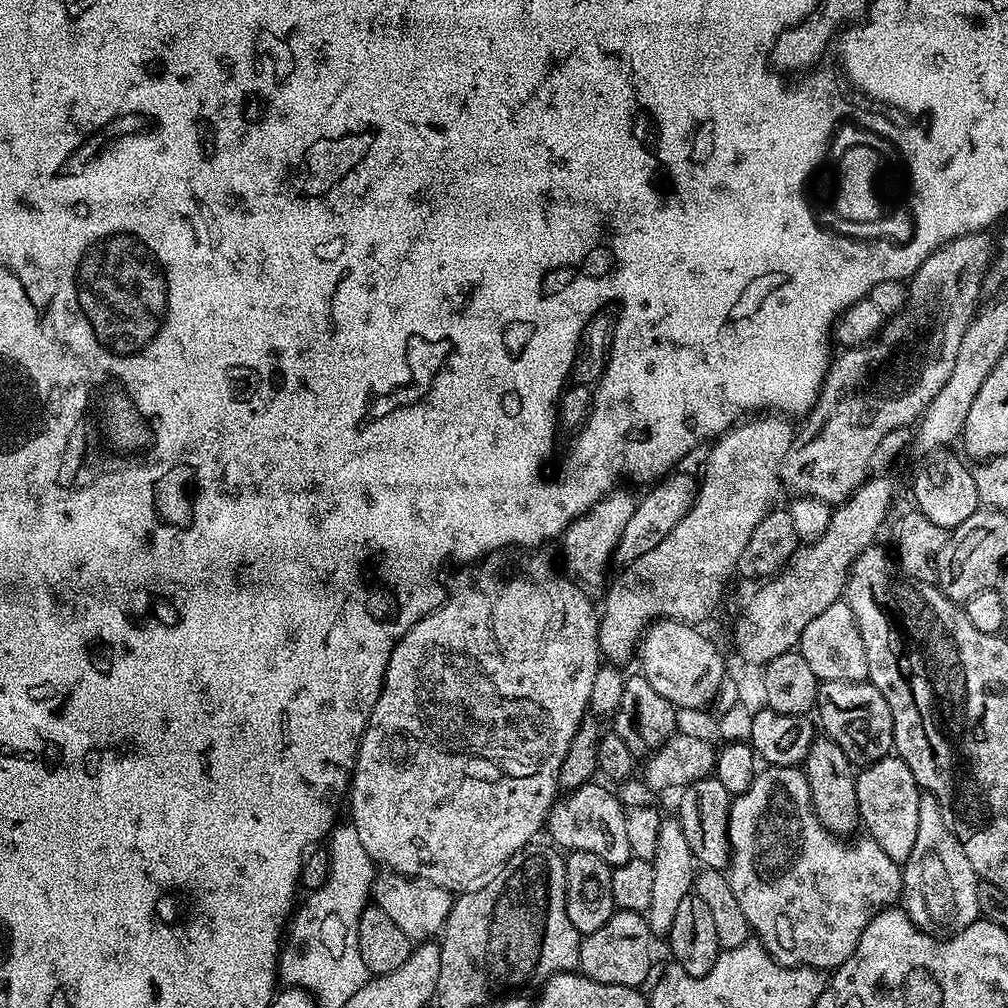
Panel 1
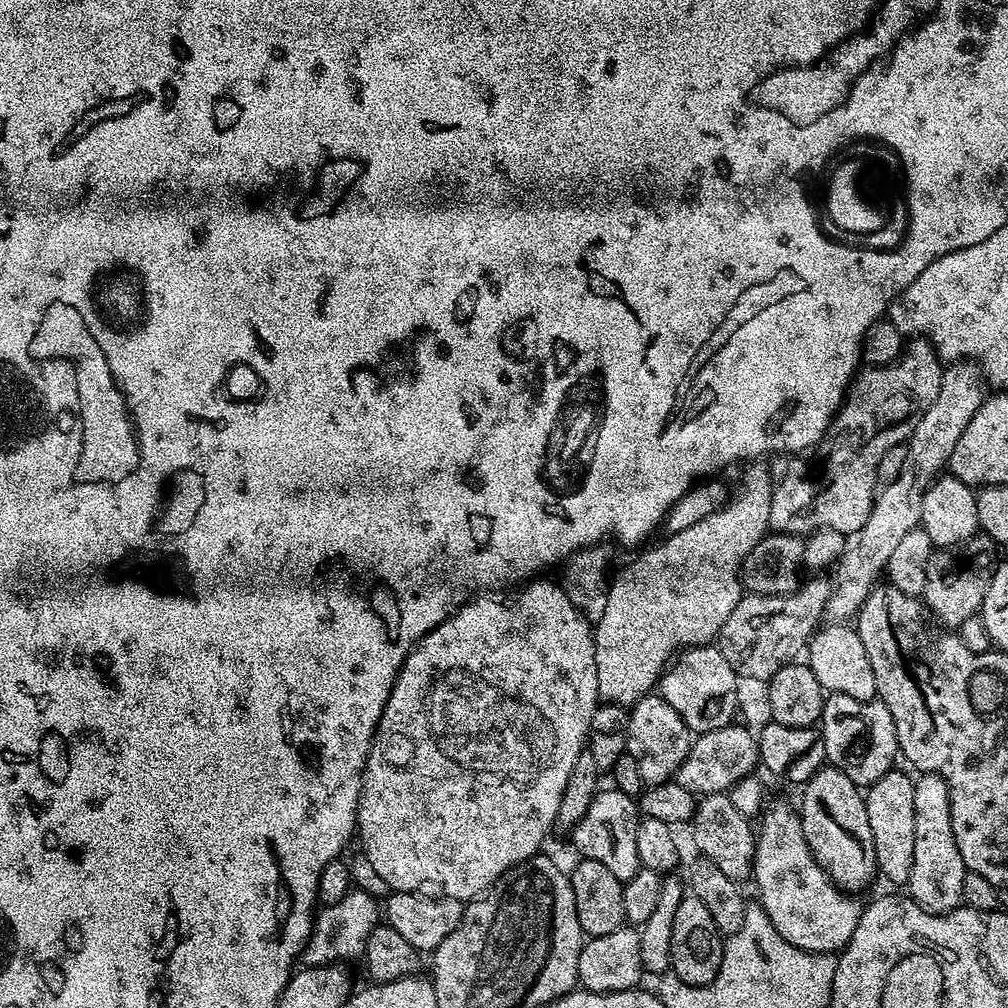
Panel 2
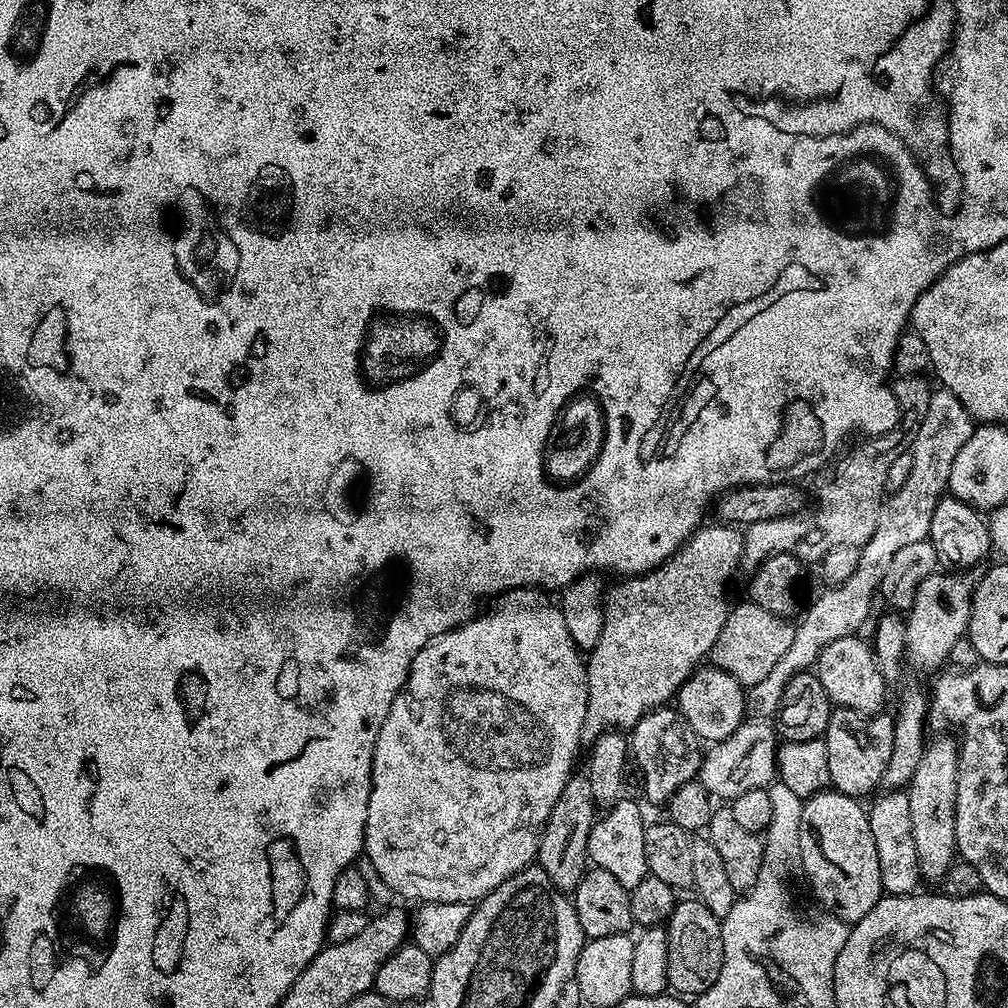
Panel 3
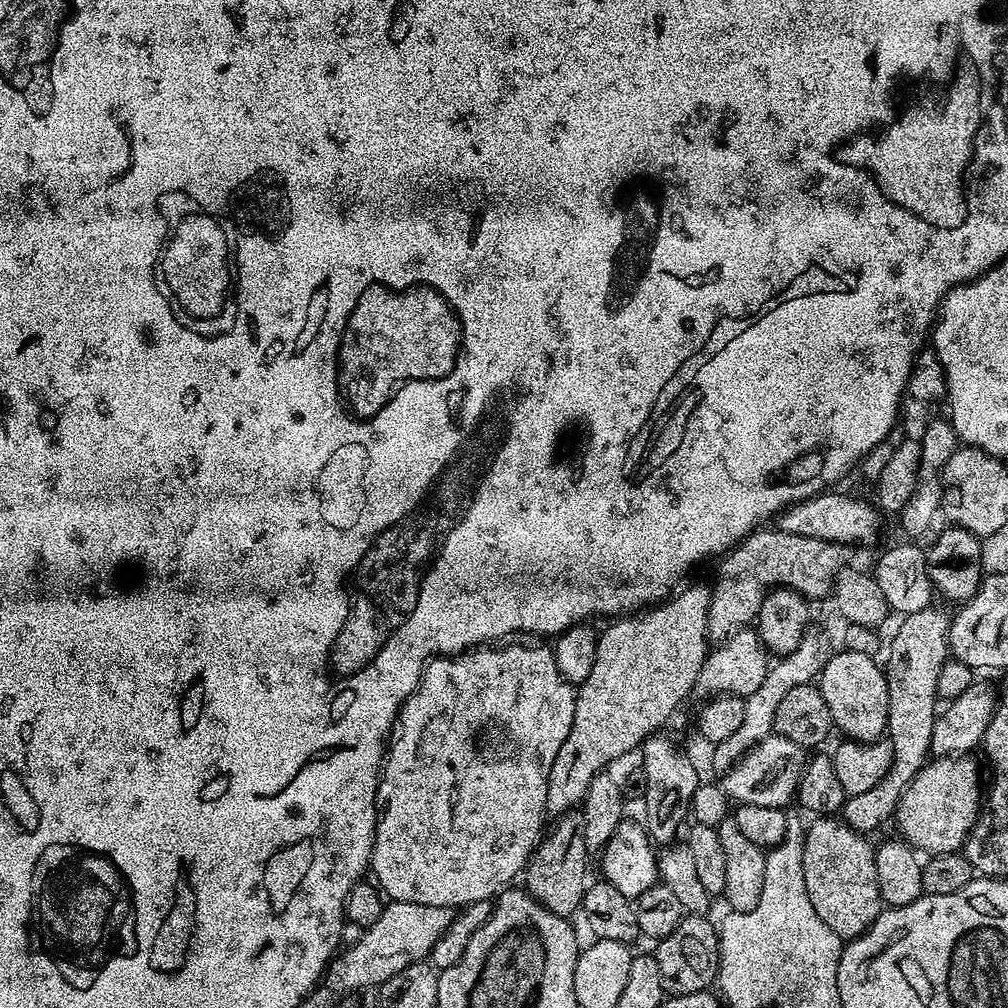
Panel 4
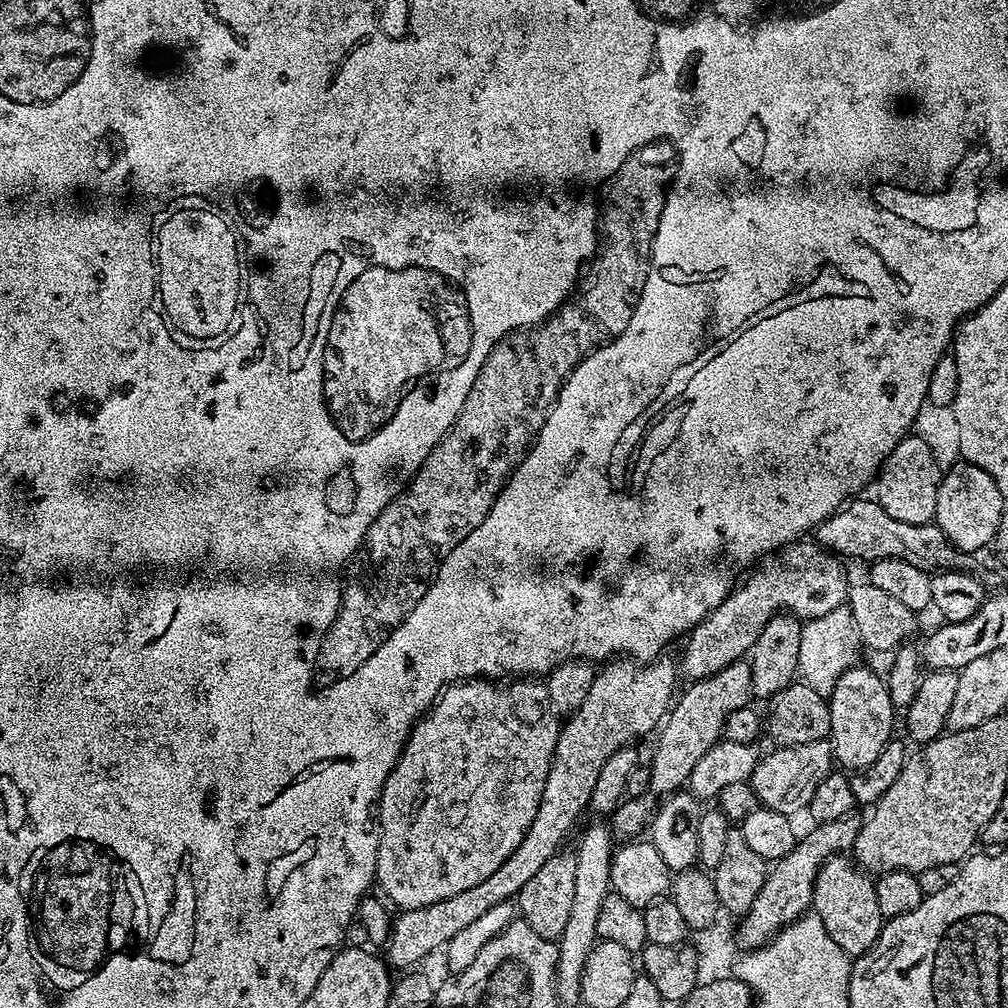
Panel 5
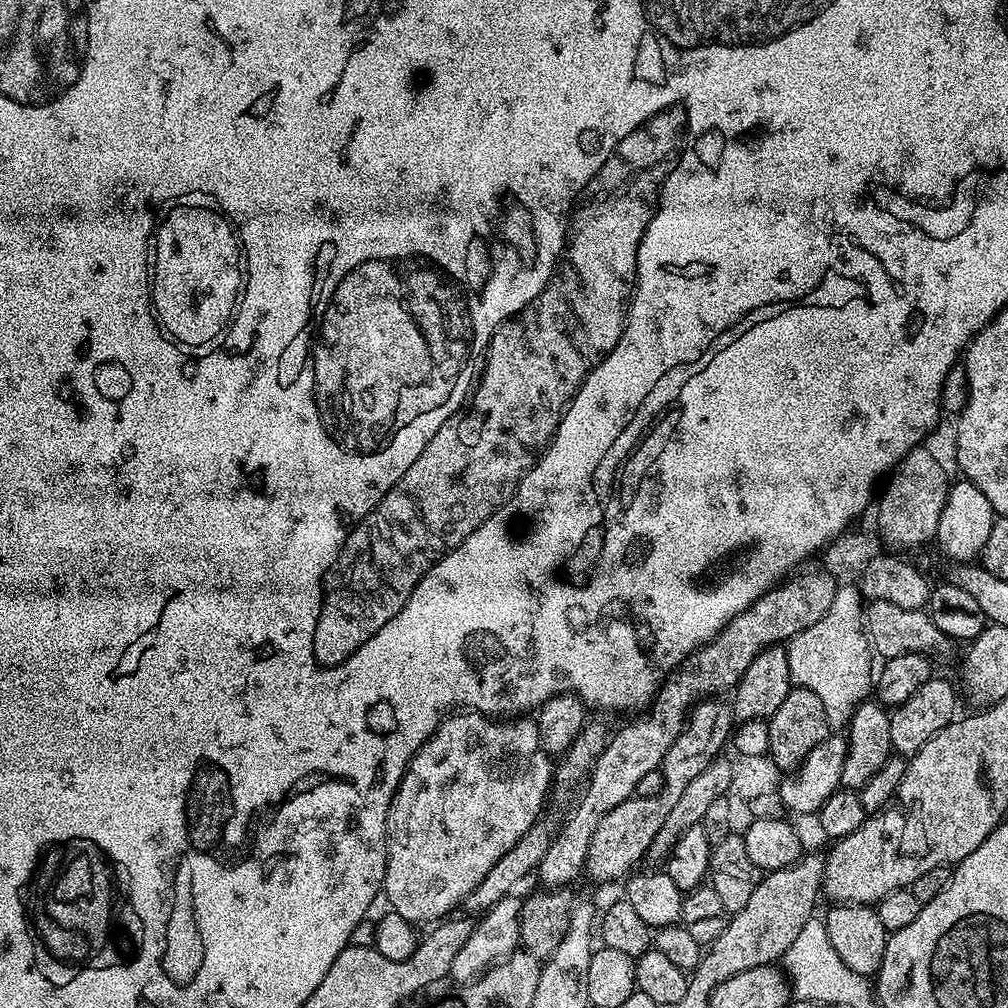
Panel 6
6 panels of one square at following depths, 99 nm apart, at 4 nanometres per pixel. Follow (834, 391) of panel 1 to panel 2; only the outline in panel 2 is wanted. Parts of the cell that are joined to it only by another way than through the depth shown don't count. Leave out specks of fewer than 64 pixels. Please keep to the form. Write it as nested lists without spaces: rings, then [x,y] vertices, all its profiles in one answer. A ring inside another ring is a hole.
[[[912,338],[907,341],[906,347],[900,356],[891,364],[874,364],[864,366],[852,377],[844,403],[839,412],[832,418],[832,425],[824,434],[823,443],[818,450],[811,453],[812,464],[817,472],[811,476],[808,472],[788,472],[784,477],[779,477],[778,483],[772,489],[772,505],[768,527],[773,532],[795,533],[796,528],[817,530],[833,528],[845,534],[857,532],[858,529],[870,518],[870,510],[876,501],[878,481],[876,471],[878,462],[882,462],[882,454],[894,445],[901,443],[912,435],[913,421],[904,420],[908,415],[925,412],[938,398],[938,390],[942,386],[942,374],[945,365],[936,354],[932,343],[923,338]],[[880,416],[893,416],[900,420],[896,428],[884,428],[884,420]]]

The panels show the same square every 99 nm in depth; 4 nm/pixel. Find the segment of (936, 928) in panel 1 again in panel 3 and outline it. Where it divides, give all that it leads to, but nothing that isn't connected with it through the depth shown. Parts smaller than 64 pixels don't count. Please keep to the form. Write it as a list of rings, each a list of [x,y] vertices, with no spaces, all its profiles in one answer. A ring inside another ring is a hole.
[[[940,734],[937,740],[929,739],[924,746],[918,770],[914,770],[912,783],[906,791],[910,798],[910,826],[914,826],[914,850],[918,850],[920,874],[925,881],[943,881],[946,870],[957,859],[956,850],[956,791],[958,790],[958,770],[960,769],[960,750],[958,740],[952,734]]]

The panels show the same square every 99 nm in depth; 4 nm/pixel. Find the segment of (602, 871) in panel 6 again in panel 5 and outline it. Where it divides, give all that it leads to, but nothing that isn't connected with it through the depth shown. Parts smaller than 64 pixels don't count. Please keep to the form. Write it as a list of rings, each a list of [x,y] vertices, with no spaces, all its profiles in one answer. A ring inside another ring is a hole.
[[[747,659],[735,660],[730,666],[718,670],[701,680],[691,681],[684,693],[675,697],[670,711],[659,725],[660,737],[656,740],[656,749],[650,761],[650,786],[642,796],[633,796],[621,800],[616,811],[610,816],[610,831],[616,838],[636,838],[645,831],[653,812],[658,807],[657,798],[679,792],[687,785],[690,774],[694,774],[694,765],[705,756],[706,750],[714,746],[724,734],[724,723],[734,710],[749,707],[753,699],[752,679]]]

